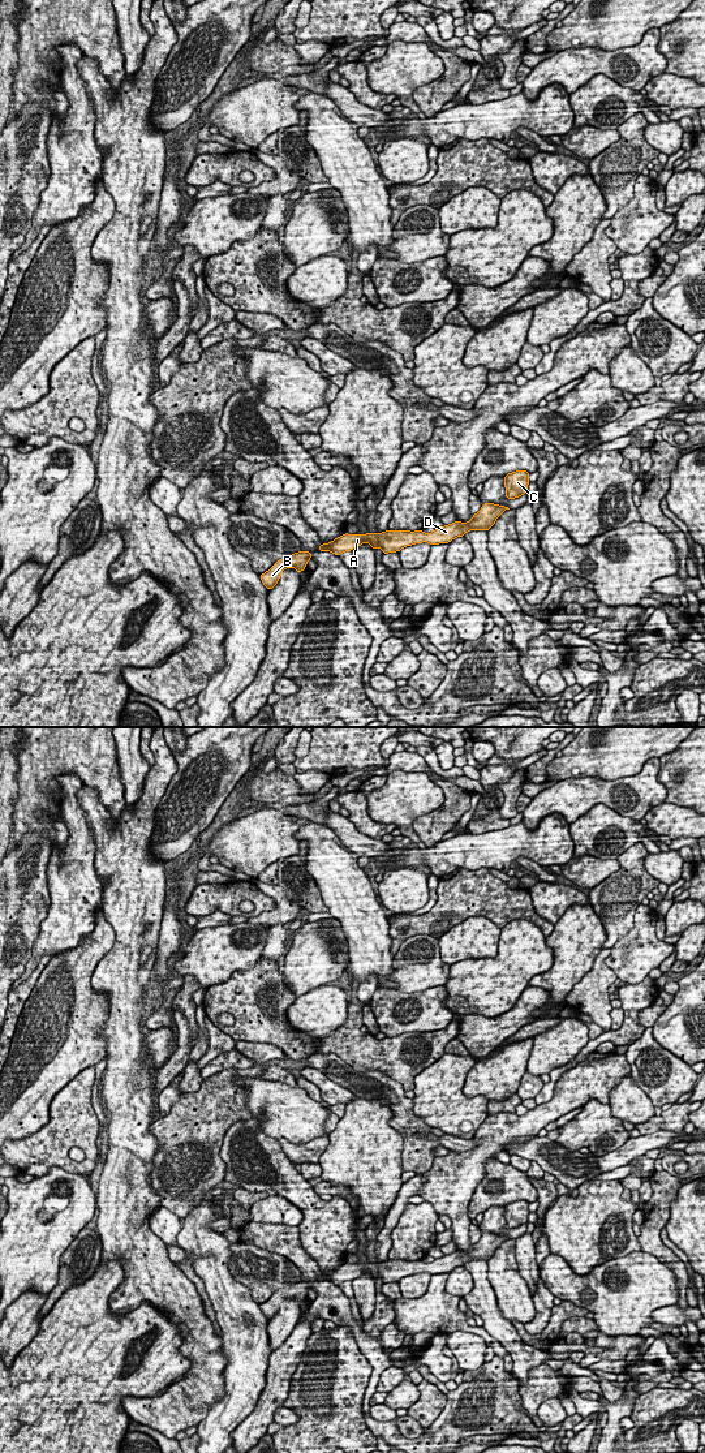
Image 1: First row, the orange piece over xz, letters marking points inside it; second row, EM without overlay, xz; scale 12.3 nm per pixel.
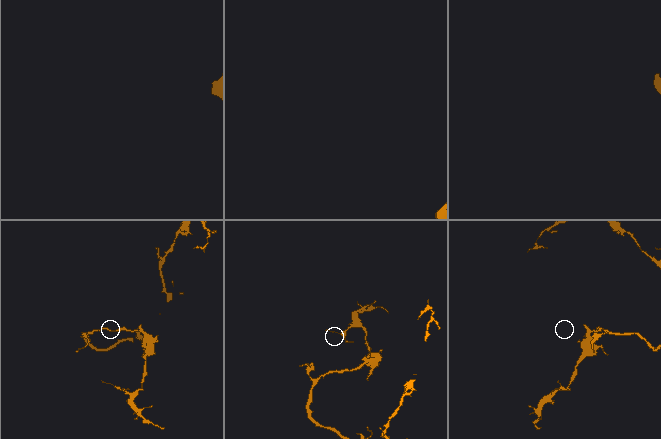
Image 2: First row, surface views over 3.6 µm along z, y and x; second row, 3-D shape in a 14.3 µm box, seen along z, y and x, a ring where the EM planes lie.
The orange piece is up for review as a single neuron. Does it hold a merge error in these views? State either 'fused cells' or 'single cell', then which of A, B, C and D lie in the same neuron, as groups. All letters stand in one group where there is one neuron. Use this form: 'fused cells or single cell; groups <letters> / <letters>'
single cell; groups A B C D

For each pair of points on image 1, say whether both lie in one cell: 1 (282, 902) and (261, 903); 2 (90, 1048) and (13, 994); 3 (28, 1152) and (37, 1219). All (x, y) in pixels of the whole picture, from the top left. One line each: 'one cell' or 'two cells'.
1: two cells
2: two cells
3: two cells

